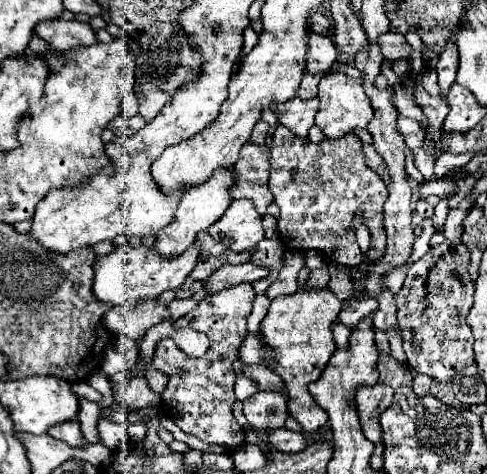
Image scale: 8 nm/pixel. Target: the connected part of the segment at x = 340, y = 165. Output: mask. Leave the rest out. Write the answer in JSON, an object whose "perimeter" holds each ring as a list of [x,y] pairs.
{"perimeter":[[[278,126],[274,132],[274,142],[270,148],[272,160],[270,160],[270,190],[274,194],[274,204],[280,208],[278,216],[278,232],[280,240],[284,242],[286,248],[290,250],[320,250],[324,252],[330,260],[354,268],[358,262],[362,262],[362,252],[356,244],[354,230],[352,230],[352,218],[358,210],[364,210],[366,226],[372,232],[372,245],[370,252],[370,262],[382,258],[386,252],[386,234],[384,234],[384,224],[382,224],[382,204],[388,198],[386,186],[382,178],[368,168],[362,152],[362,142],[360,138],[350,132],[338,140],[328,140],[324,138],[320,144],[310,142],[308,138],[298,138],[296,134],[290,134],[286,126]]]}

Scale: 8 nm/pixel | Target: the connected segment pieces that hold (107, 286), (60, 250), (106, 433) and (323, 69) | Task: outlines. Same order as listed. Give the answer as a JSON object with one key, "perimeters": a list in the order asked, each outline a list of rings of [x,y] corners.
{"perimeters":[[[[122,246],[108,256],[96,258],[94,262],[94,284],[92,294],[98,302],[110,304],[110,306],[126,306],[134,308],[142,300],[156,300],[166,290],[178,290],[186,276],[194,270],[200,250],[192,246],[186,250],[186,254],[180,254],[176,258],[162,258],[162,254],[156,254],[154,248],[144,246]]],[[[134,156],[132,164],[122,170],[112,164],[102,168],[98,174],[86,180],[80,188],[70,190],[52,190],[38,206],[32,222],[32,230],[28,232],[32,240],[36,240],[42,248],[56,252],[56,254],[68,254],[76,248],[94,246],[96,242],[114,242],[120,234],[126,236],[156,236],[164,226],[168,226],[174,220],[174,210],[178,206],[180,194],[174,194],[174,198],[162,198],[158,186],[154,186],[154,180],[150,178],[150,162],[146,156]]],[[[102,416],[98,420],[98,436],[100,436],[100,444],[104,444],[106,448],[118,448],[128,438],[128,428],[110,422],[106,420],[106,416]]],[[[310,34],[310,54],[306,56],[306,72],[310,74],[328,74],[330,68],[338,62],[338,50],[328,36]]]]}

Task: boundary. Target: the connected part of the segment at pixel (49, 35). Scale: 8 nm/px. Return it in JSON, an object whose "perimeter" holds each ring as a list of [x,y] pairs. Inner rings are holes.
{"perimeter":[[[56,18],[54,22],[46,20],[36,26],[36,34],[58,52],[68,52],[80,44],[90,46],[98,42],[92,26],[78,20],[60,20],[60,18]]]}

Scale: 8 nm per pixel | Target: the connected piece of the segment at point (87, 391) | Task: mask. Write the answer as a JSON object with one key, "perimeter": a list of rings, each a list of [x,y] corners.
{"perimeter":[[[80,381],[77,383],[72,384],[72,391],[78,397],[88,398],[94,402],[99,402],[102,399],[102,395],[98,394],[94,388],[92,388],[88,383],[85,381]]]}

